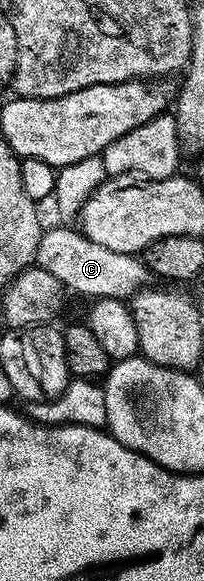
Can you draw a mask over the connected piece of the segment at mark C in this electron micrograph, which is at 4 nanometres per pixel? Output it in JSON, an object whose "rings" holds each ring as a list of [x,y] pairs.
{"rings":[[[59,224],[53,230],[45,229],[40,236],[35,265],[50,272],[61,282],[65,291],[85,294],[88,300],[97,298],[131,299],[132,295],[149,285],[150,271],[135,254],[123,254],[96,244],[79,229]]]}

